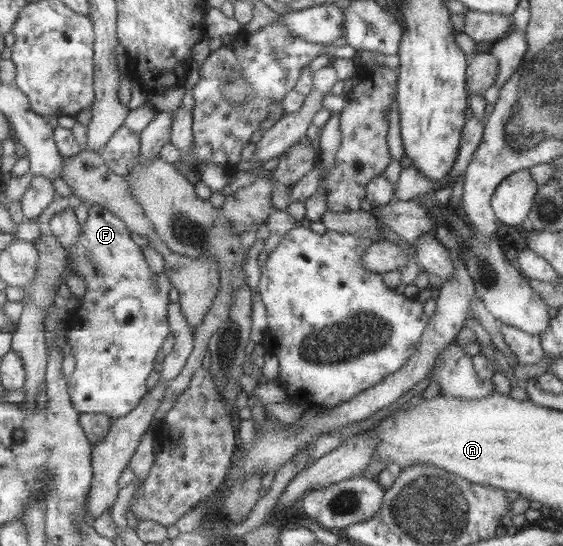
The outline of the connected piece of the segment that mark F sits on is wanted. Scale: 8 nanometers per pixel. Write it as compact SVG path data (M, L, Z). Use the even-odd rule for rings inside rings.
M93 204L89 219L82 228L79 243L67 247L68 258L73 260L73 272L82 277L87 286L86 294L80 299L80 306L77 307L77 316L81 320L75 322L75 326L68 330L67 341L76 359L76 366L69 381L70 396L75 409L80 413L107 414L112 420L117 420L135 411L142 401L143 394L147 392L145 378L149 376L155 364L155 354L159 352L163 338L169 334L169 318L165 318L165 312L168 309L167 292L171 290L171 283L165 273L155 274L149 269L141 247L133 240L133 231L127 227L127 222L111 209ZM127 296L138 299L140 308L132 319L121 322L115 316L115 306L119 300L125 300Z

